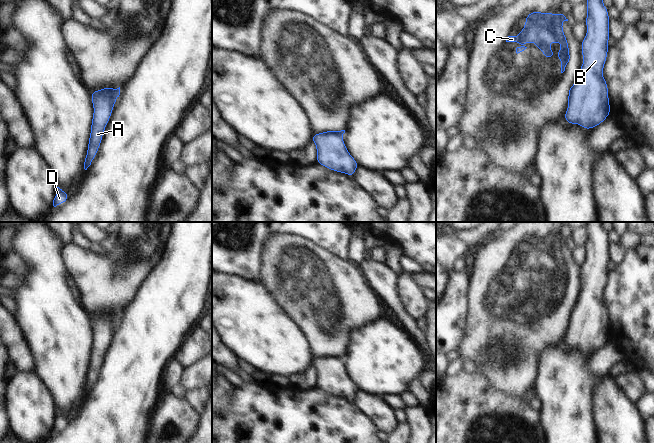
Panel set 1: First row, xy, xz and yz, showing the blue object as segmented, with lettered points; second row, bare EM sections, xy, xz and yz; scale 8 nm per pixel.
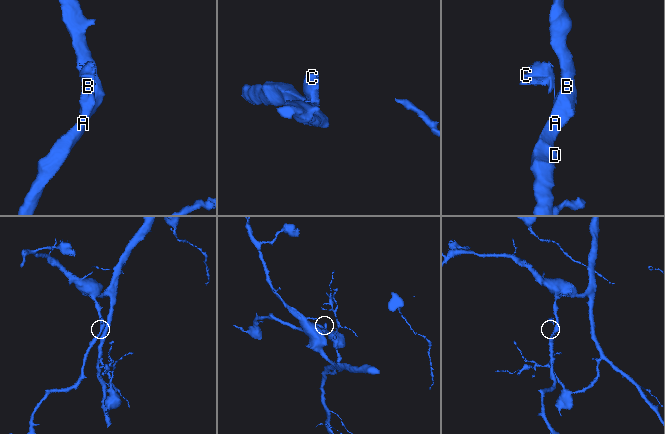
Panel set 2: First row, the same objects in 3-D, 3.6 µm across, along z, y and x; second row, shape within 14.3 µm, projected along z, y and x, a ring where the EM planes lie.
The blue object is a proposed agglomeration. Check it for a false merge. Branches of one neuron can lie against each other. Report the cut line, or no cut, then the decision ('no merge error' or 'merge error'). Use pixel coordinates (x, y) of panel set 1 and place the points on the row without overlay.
cut in xz along (324, 356), (336, 356), (341, 359); merge error

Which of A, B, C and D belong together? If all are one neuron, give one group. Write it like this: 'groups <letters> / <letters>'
groups A B D / C

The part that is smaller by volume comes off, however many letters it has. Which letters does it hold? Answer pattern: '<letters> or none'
C

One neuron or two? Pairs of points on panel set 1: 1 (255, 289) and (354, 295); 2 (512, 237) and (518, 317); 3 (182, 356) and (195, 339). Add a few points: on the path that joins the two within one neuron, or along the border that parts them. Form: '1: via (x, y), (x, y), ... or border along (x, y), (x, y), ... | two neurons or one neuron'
1: border along (259, 281), (273, 295), (282, 308) | two neurons
2: via (488, 264), (480, 280), (480, 308), (491, 319) | one neuron
3: via (186, 352), (195, 343) | one neuron

